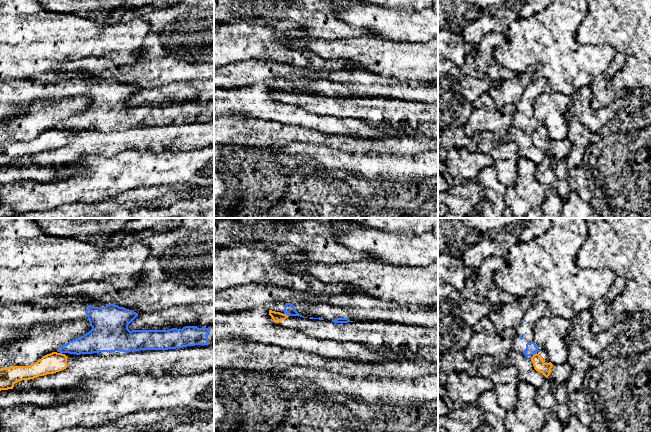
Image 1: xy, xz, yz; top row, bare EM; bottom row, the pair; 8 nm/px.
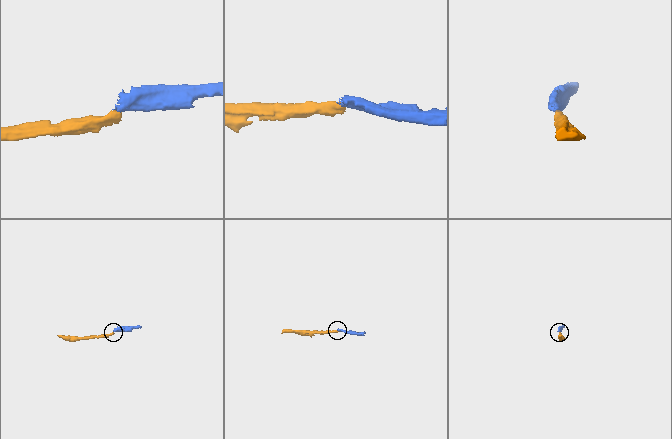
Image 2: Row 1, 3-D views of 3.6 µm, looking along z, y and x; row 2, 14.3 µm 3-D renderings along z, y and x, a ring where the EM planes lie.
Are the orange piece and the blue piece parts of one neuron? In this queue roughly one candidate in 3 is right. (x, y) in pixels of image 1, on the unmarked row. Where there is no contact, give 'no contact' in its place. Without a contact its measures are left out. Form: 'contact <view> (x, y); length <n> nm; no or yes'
contact xz (285, 90); length 50 nm; no

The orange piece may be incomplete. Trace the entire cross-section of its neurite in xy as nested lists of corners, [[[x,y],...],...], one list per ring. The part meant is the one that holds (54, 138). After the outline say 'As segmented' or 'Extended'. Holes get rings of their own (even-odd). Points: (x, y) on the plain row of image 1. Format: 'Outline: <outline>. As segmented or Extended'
Outline: [[[52,128],[29,142],[12,142],[0,145],[0,167],[13,165],[14,160],[39,152],[53,150],[67,144],[76,130]]]. Extended

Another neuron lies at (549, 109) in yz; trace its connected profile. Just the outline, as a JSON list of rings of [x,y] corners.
[[[558,92],[543,93],[533,104],[533,116],[539,125],[546,127],[549,137],[556,140],[566,139],[569,132],[569,121],[565,113],[573,103],[572,95]]]

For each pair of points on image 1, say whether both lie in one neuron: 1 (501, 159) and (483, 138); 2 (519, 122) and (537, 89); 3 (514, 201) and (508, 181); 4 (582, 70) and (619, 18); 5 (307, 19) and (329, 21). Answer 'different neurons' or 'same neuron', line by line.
1: same neuron
2: same neuron
3: different neurons
4: different neurons
5: same neuron

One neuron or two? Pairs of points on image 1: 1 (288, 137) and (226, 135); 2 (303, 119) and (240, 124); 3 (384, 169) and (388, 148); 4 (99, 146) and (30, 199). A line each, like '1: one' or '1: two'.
1: one
2: two
3: two
4: two

